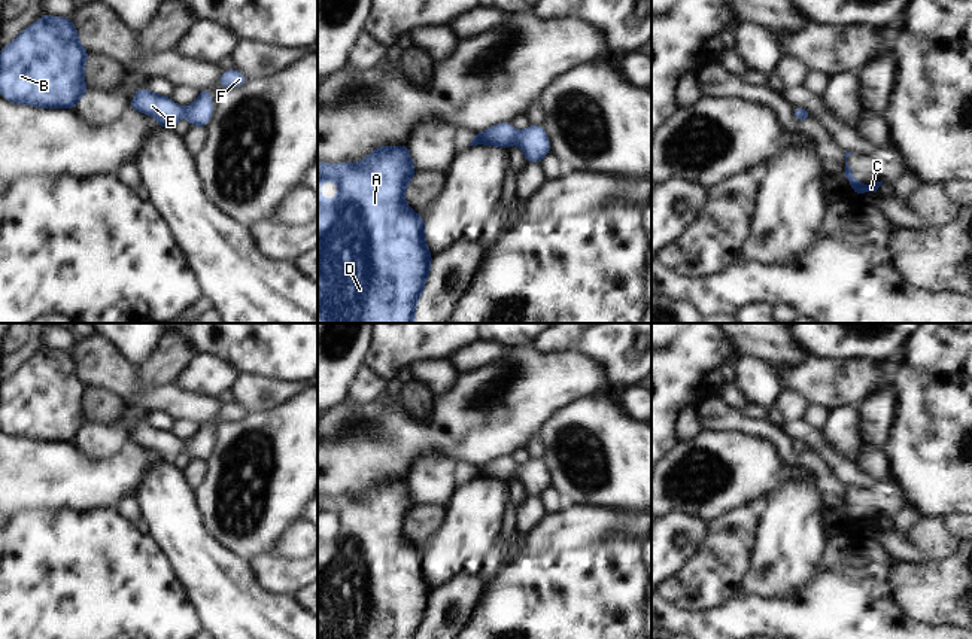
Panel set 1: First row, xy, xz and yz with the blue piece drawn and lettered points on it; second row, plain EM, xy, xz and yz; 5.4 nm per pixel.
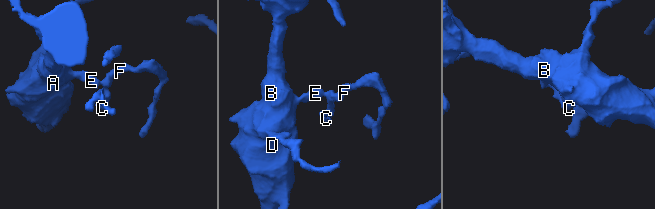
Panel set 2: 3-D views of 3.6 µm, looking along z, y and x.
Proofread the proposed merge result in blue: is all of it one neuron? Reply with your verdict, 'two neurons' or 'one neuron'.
one neuron

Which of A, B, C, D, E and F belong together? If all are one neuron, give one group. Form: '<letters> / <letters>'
A B C D E F

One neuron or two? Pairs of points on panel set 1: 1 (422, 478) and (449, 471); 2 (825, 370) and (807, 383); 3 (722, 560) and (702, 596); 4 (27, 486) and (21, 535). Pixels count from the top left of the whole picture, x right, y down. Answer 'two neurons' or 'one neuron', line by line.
1: one neuron
2: one neuron
3: one neuron
4: two neurons

